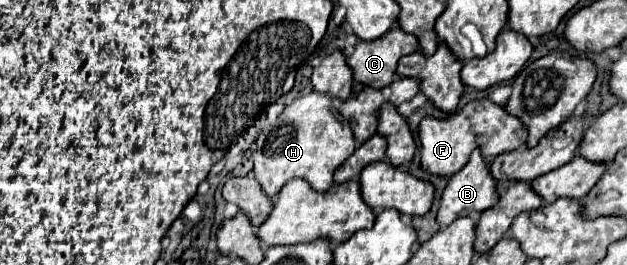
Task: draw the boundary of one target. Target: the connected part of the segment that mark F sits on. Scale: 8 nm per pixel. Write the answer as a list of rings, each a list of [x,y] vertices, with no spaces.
[[[489,99],[471,101],[461,111],[445,117],[445,119],[425,117],[419,123],[421,167],[423,167],[423,171],[427,171],[431,175],[451,177],[467,163],[467,159],[475,147],[481,149],[483,159],[491,161],[493,157],[497,157],[505,151],[515,151],[515,149],[523,147],[525,139],[527,139],[527,129],[523,127],[523,123],[517,117],[509,115],[501,105],[495,105]]]

